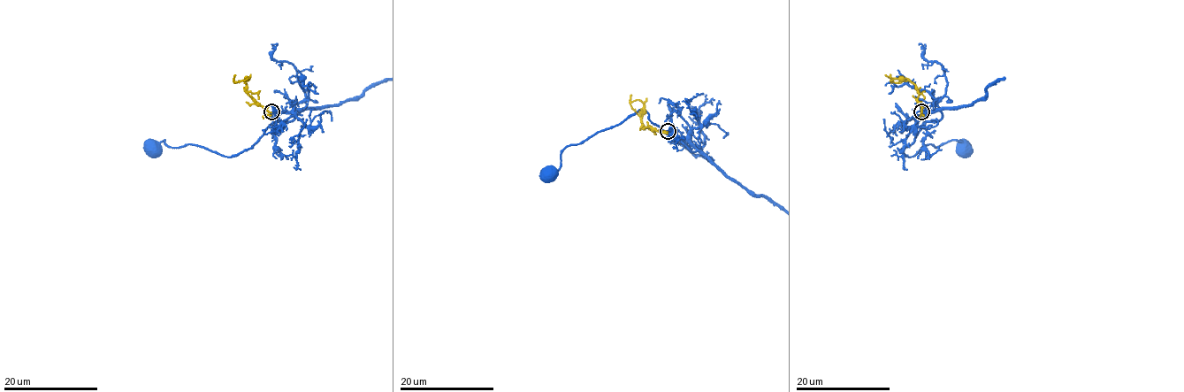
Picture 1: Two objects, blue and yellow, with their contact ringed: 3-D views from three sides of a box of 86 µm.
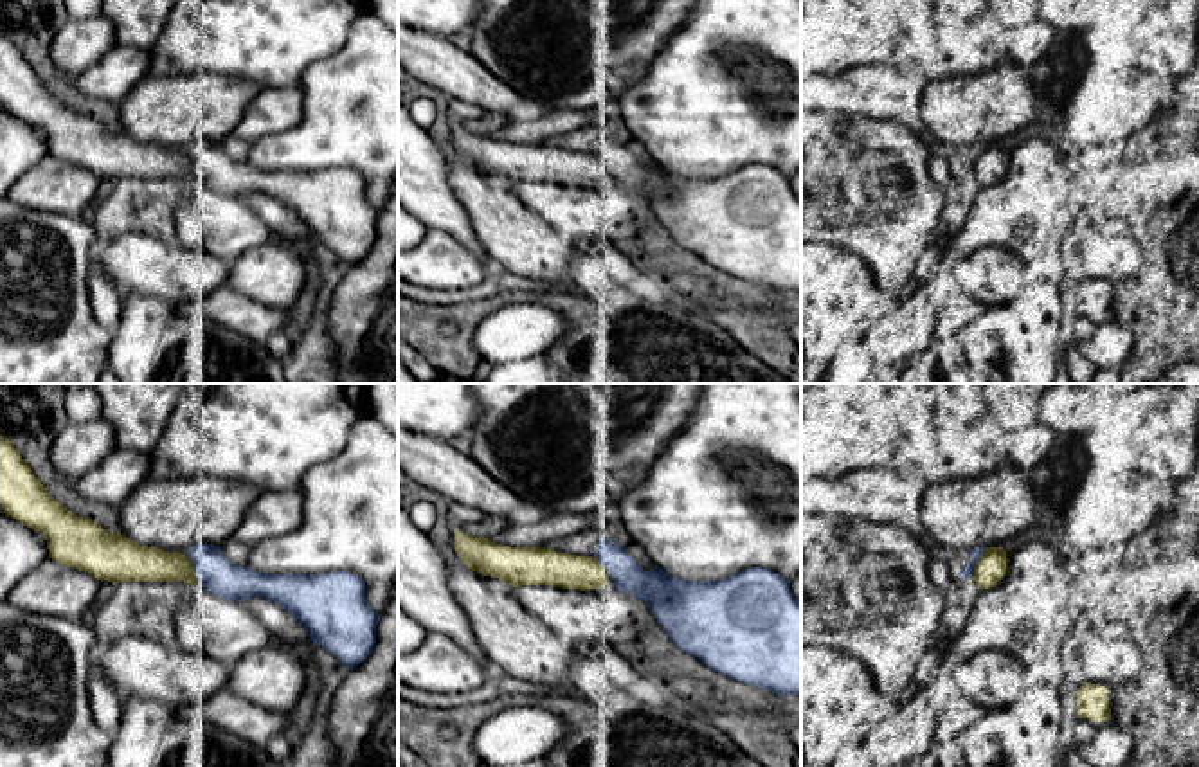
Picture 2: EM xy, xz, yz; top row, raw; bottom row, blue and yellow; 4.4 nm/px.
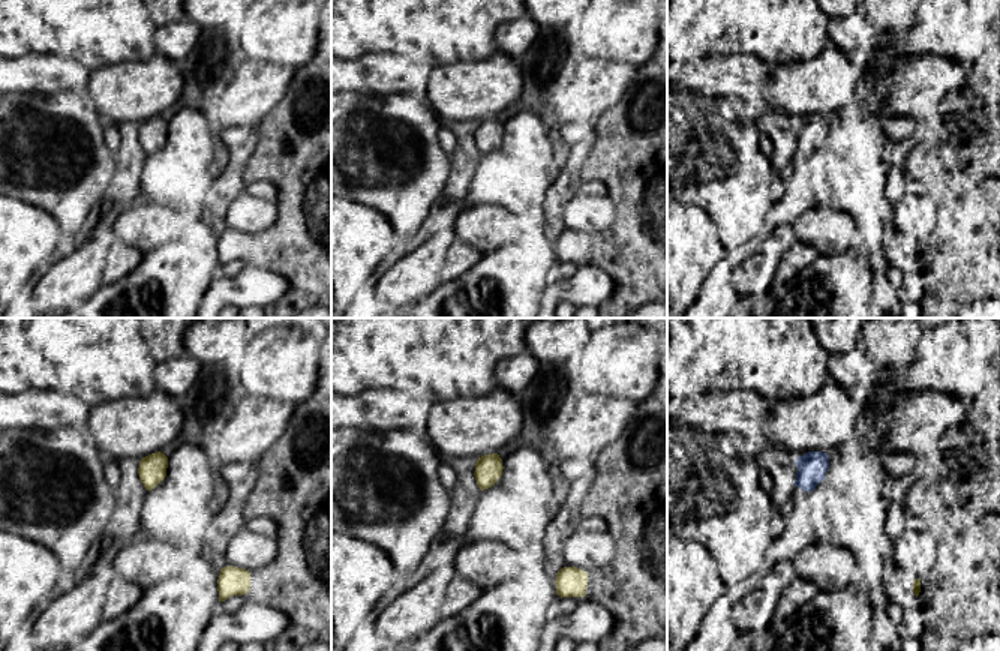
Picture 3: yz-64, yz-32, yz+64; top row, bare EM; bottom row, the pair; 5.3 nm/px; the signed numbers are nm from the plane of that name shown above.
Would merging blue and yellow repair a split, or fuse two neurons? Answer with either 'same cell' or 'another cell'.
same cell

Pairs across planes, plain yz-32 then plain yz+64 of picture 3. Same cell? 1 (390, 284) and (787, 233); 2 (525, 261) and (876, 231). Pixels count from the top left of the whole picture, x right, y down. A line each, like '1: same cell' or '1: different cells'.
1: same cell
2: different cells

